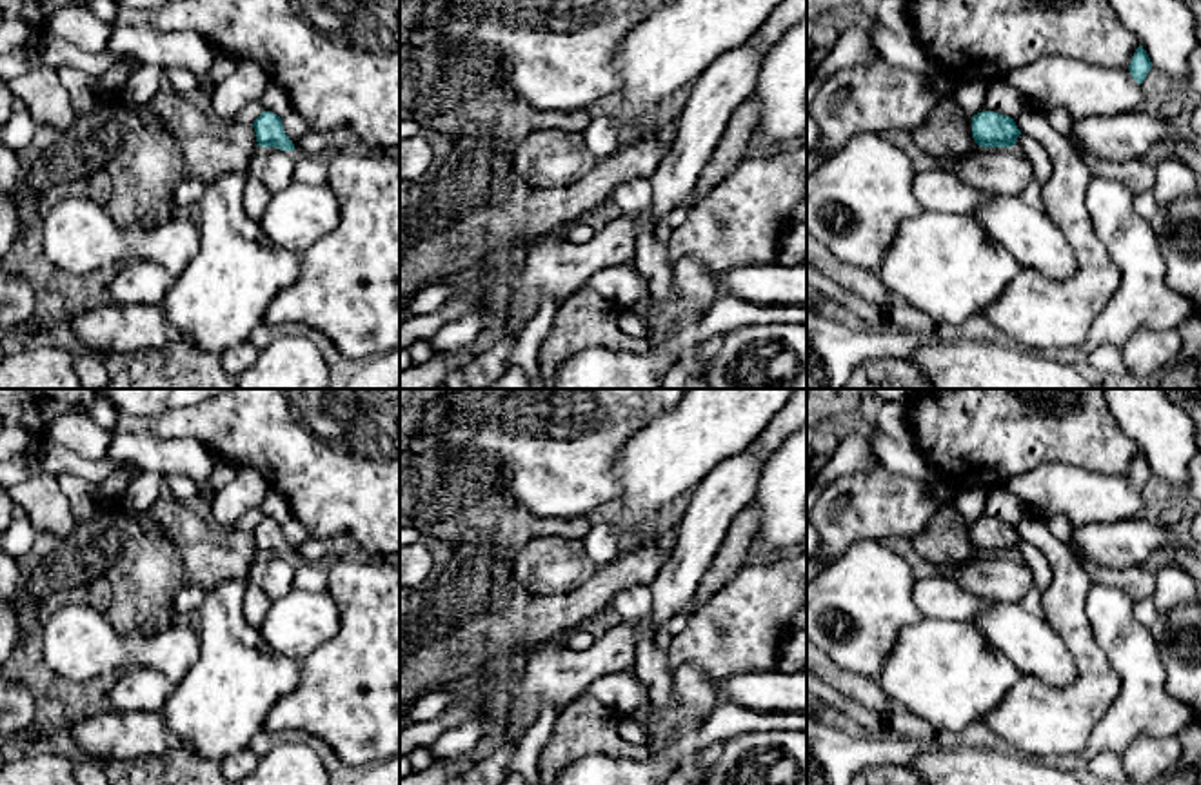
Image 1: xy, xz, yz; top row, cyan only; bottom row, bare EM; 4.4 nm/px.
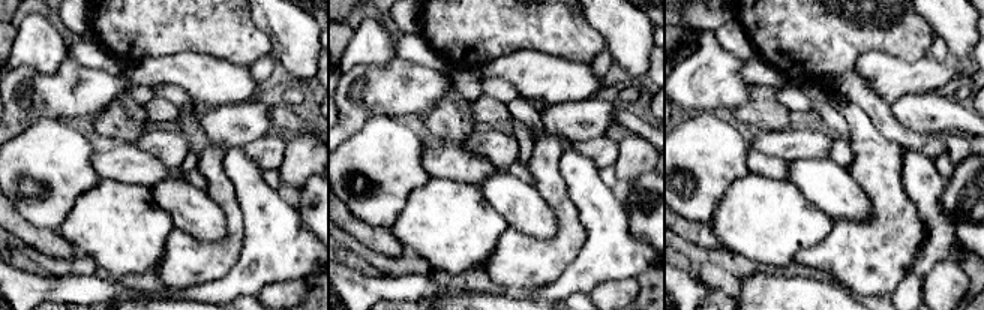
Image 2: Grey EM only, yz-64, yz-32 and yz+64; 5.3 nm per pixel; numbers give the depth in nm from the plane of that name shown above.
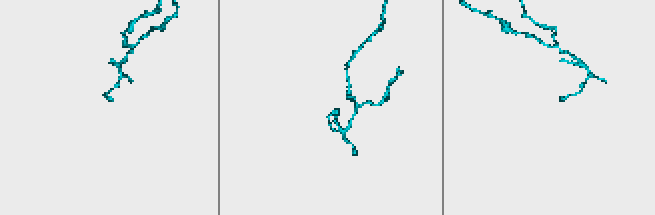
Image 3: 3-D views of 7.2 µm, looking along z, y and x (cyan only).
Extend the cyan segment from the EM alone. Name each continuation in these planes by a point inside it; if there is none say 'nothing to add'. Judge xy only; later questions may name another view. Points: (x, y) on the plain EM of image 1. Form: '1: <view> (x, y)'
1: xy (273, 575)

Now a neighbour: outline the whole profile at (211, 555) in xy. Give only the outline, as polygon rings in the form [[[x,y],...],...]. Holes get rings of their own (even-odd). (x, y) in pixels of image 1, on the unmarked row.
[[[160,498],[153,523],[162,527],[178,547],[184,563],[184,583],[205,591],[223,581],[243,581],[258,556],[253,531],[216,525],[207,512]]]

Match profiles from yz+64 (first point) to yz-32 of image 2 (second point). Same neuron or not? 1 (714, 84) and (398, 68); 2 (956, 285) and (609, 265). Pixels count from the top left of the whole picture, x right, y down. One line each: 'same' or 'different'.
1: same
2: different

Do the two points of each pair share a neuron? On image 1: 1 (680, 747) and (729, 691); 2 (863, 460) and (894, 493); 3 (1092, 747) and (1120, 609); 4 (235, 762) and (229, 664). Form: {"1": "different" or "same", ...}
{"1": "different", "2": "different", "3": "same", "4": "different"}

